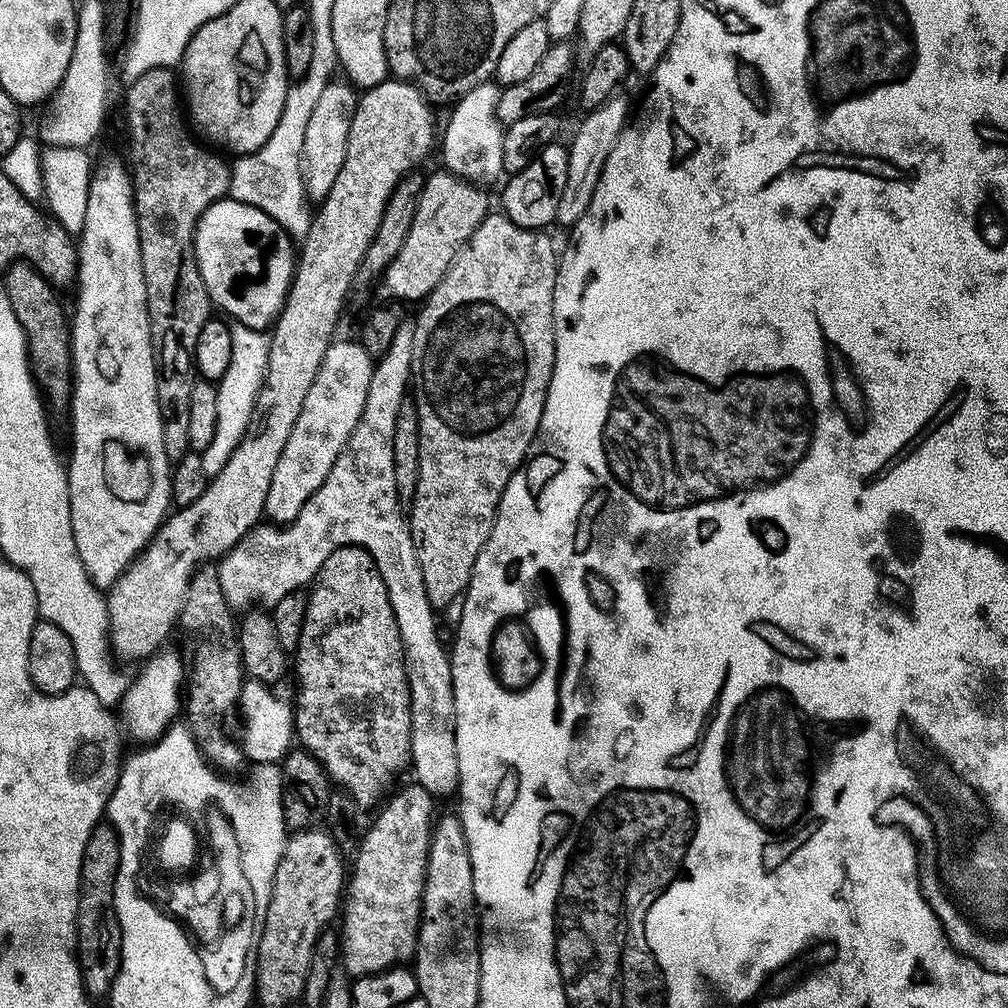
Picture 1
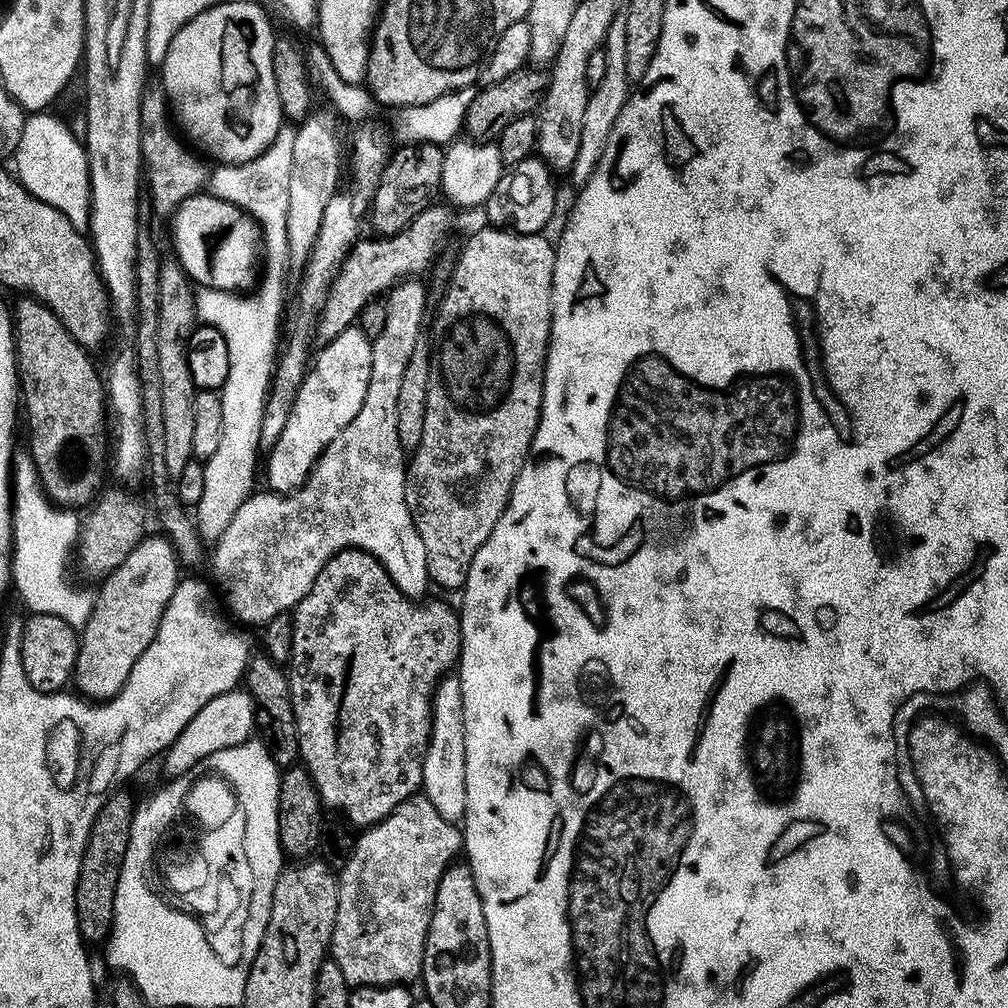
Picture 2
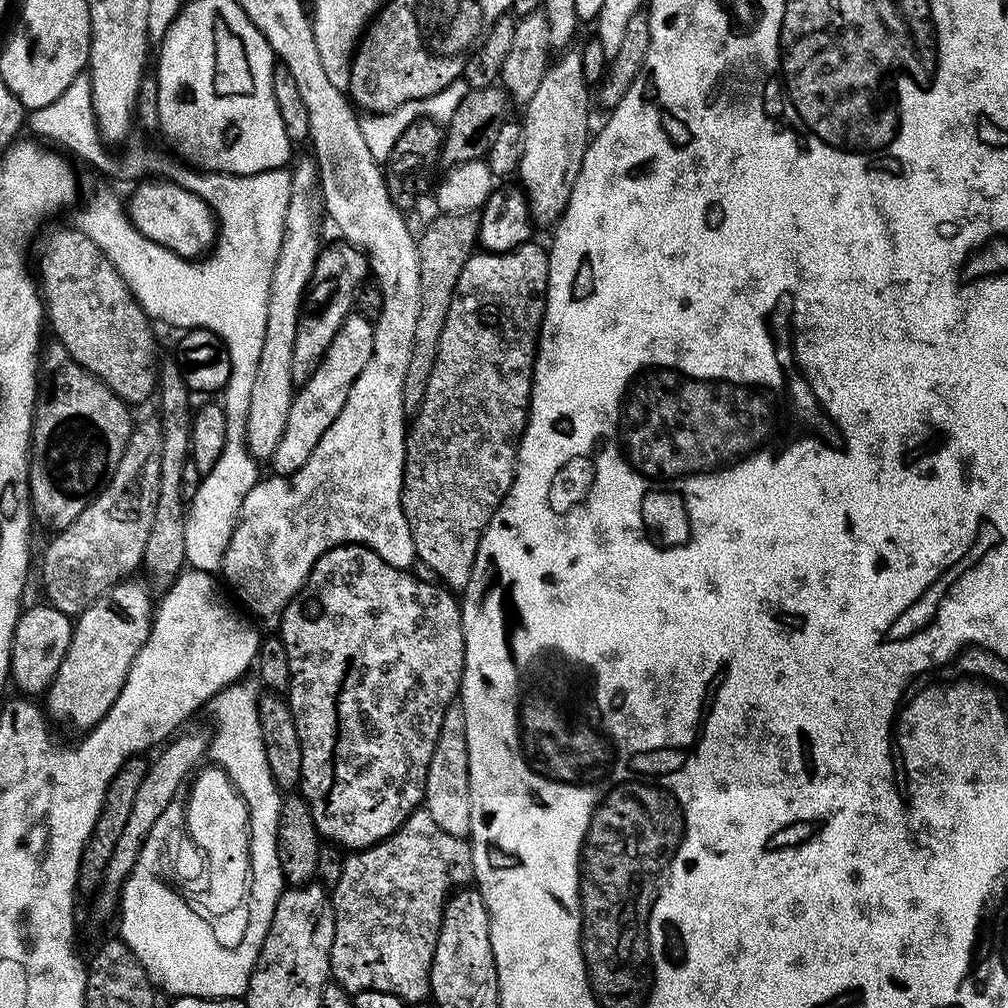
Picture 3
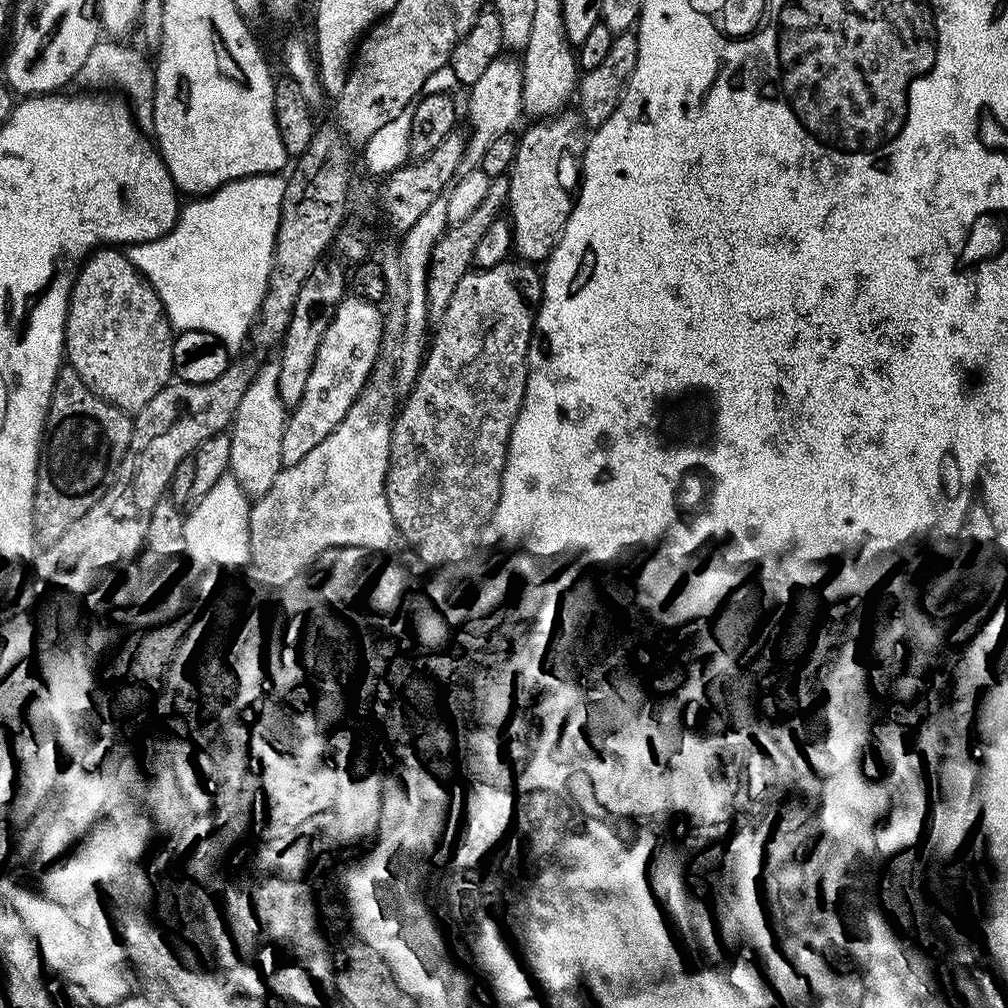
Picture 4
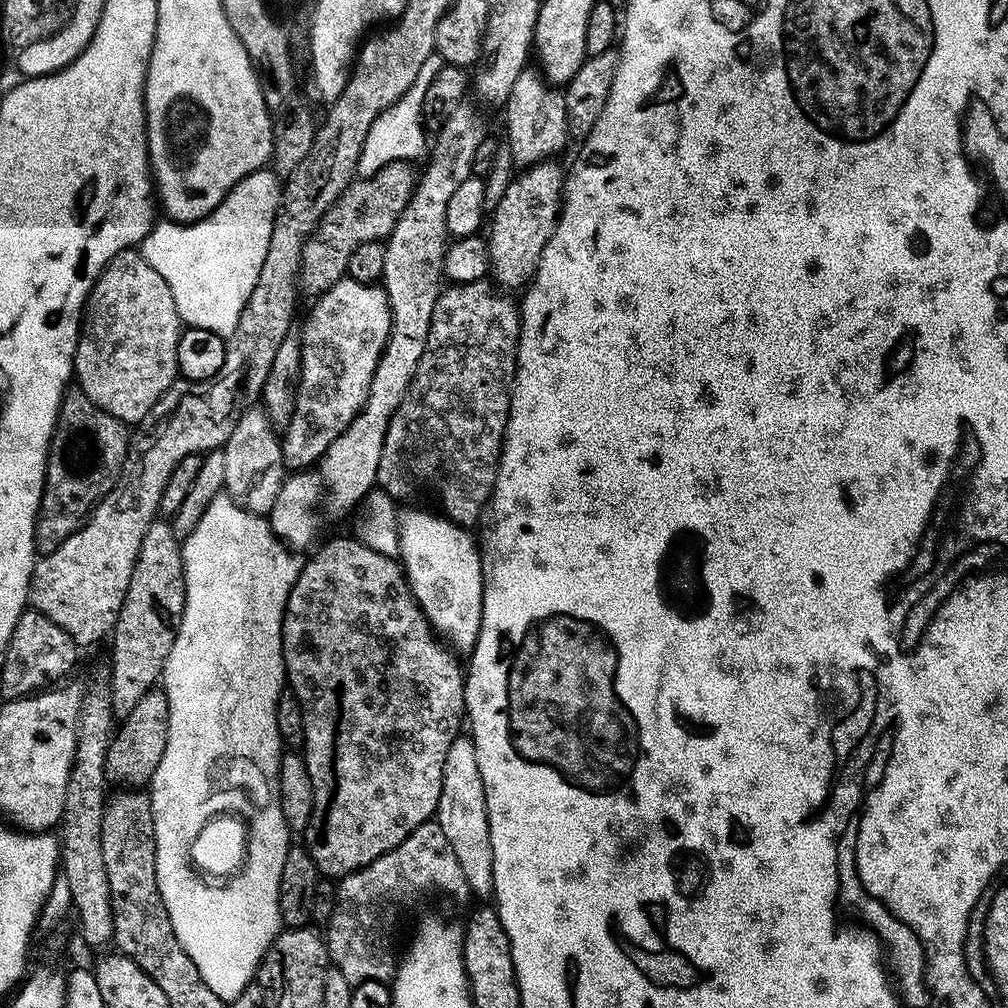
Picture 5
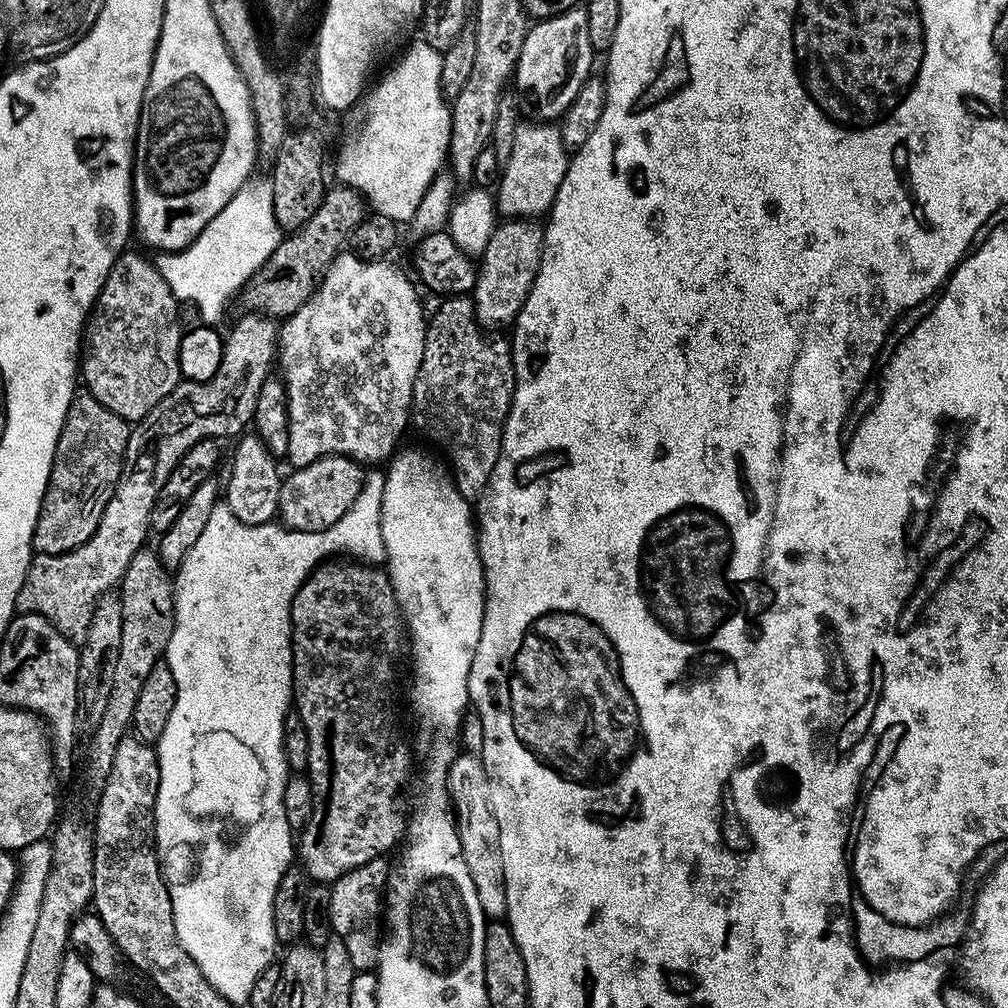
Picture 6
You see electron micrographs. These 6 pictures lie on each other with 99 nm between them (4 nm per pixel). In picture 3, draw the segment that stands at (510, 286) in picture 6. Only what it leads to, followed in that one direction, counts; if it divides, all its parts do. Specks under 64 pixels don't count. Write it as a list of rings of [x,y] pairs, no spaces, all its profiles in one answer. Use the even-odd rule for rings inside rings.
[[[568,50],[551,61],[542,78],[542,86],[534,90],[534,98],[523,105],[522,123],[522,162],[518,173],[518,183],[528,195],[528,205],[532,211],[533,221],[537,225],[555,225],[563,216],[570,202],[570,194],[578,174],[582,170],[582,158],[588,149],[590,131],[588,132],[588,92],[590,86],[586,82],[586,74],[582,74],[582,58],[579,51]]]

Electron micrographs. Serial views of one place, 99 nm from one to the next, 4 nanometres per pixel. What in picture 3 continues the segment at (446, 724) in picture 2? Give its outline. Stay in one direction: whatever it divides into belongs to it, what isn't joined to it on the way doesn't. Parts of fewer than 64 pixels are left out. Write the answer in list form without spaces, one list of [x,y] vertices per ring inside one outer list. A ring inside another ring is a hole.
[[[453,702],[444,712],[442,730],[438,734],[438,742],[434,746],[434,754],[430,758],[426,774],[423,803],[430,818],[434,818],[434,822],[438,822],[438,826],[442,826],[446,834],[467,837],[471,833],[466,718],[464,706],[459,702]]]

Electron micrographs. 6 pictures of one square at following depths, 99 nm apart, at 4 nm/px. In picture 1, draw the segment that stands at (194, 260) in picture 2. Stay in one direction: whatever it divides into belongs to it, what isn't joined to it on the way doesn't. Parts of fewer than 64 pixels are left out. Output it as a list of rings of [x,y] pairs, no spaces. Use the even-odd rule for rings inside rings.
[[[231,198],[214,201],[196,223],[194,255],[198,270],[202,274],[202,282],[208,291],[209,301],[215,307],[217,304],[222,311],[229,312],[236,324],[264,330],[284,309],[294,275],[294,248],[292,252],[292,244],[284,232],[287,231],[282,230],[281,225],[277,224],[267,212],[255,208],[252,204],[244,204],[241,200]]]

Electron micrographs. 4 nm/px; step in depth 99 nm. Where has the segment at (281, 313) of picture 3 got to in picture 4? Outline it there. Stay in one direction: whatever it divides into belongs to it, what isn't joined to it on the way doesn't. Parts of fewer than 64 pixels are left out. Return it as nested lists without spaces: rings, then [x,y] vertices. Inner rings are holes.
[[[270,358],[261,368],[255,369],[242,402],[230,425],[230,475],[242,486],[249,497],[255,498],[266,494],[274,478],[278,478],[282,467],[282,434],[286,409],[282,398],[278,398],[278,366]]]

